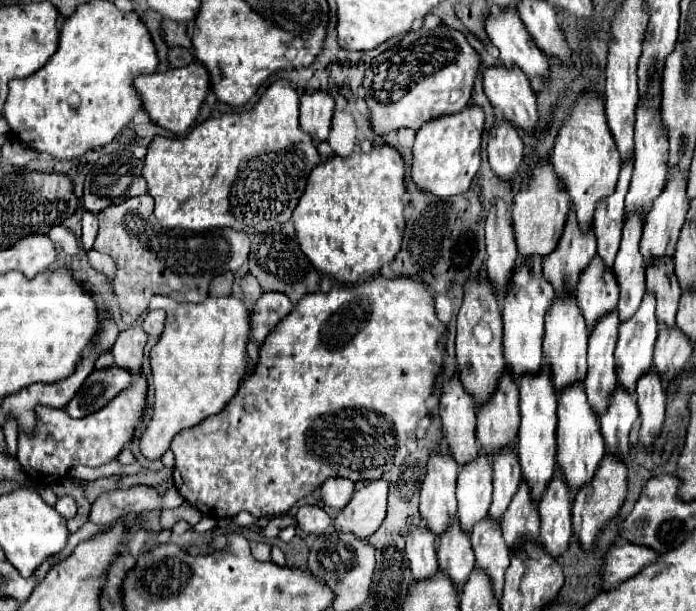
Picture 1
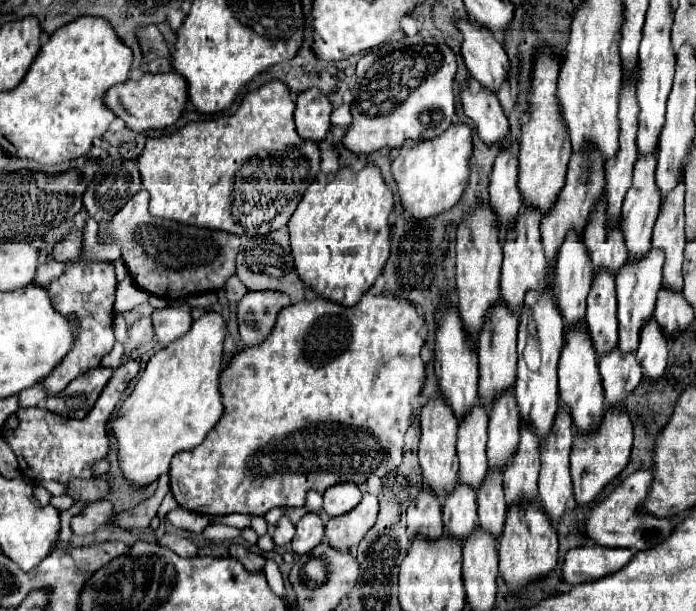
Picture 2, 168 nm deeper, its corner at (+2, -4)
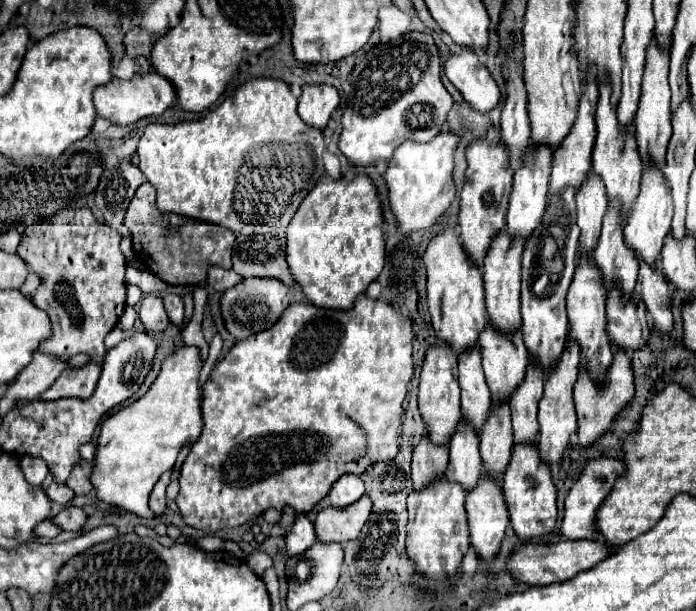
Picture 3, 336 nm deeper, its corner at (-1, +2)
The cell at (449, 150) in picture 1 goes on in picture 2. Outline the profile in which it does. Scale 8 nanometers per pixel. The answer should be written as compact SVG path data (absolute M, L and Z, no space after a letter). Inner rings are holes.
M463 123L451 125L445 133L431 141L403 143L399 155L391 163L391 173L399 189L401 205L413 219L435 217L451 209L469 183L469 157L473 151L471 129Z

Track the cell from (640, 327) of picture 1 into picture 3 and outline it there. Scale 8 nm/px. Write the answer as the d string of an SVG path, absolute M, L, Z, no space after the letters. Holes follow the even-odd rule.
M644 171L642 173L642 185L640 185L640 195L632 207L632 213L626 221L624 227L624 241L626 245L636 253L640 263L650 265L656 269L656 263L660 259L664 241L670 233L670 221L672 221L672 197L668 193L668 187L664 185L664 175L662 171Z

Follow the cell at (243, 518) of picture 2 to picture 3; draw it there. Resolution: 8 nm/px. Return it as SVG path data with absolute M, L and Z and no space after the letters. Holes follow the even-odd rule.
M344 475L332 485L326 499L330 501L332 507L346 507L358 501L362 495L364 495L364 481L358 475Z

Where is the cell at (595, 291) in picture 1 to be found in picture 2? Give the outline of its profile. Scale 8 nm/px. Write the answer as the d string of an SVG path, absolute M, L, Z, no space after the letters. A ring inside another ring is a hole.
M605 191L601 195L597 215L593 215L593 219L589 219L589 227L585 227L583 241L589 249L595 271L607 267L617 275L619 267L627 261L625 239L621 239L621 219L617 219L617 227L613 227L613 231L605 231Z

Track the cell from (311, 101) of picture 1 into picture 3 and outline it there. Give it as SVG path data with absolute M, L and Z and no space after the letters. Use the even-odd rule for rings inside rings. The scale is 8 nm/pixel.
M304 85L298 99L298 115L306 125L326 129L326 123L338 103L338 91L332 85Z

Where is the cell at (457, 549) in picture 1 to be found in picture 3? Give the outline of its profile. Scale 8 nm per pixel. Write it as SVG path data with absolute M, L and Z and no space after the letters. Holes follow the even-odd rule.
M460 423L460 433L452 437L450 445L450 463L446 471L446 479L450 483L458 483L466 493L472 491L482 477L482 461L478 453L478 441L464 429Z

